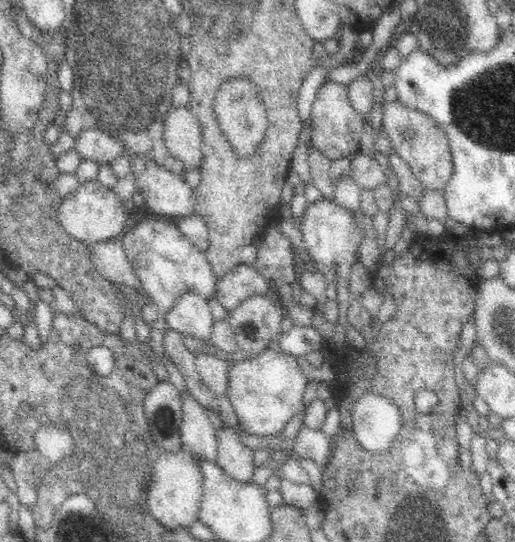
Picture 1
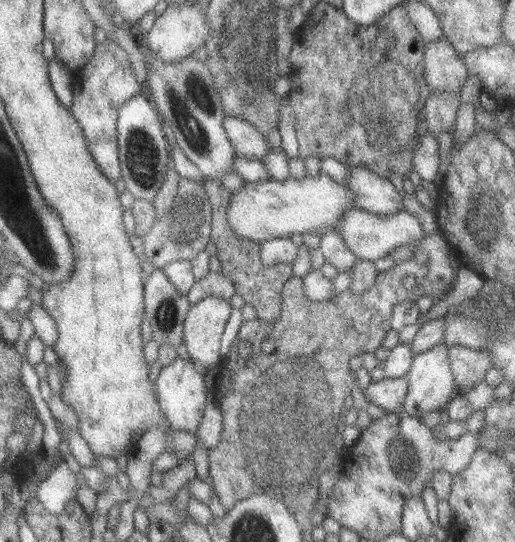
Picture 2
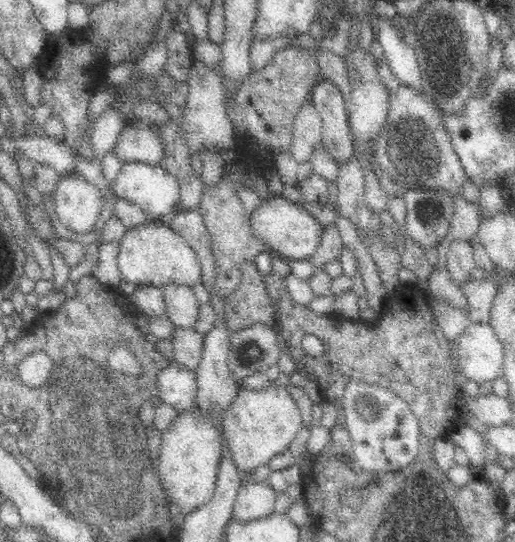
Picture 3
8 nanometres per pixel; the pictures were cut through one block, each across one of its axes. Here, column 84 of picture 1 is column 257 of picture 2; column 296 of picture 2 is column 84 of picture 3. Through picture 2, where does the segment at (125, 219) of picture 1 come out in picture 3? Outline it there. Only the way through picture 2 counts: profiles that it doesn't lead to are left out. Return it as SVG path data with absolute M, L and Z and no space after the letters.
M72 172L54 186L52 203L58 223L71 233L86 234L95 230L104 202L98 187Z

